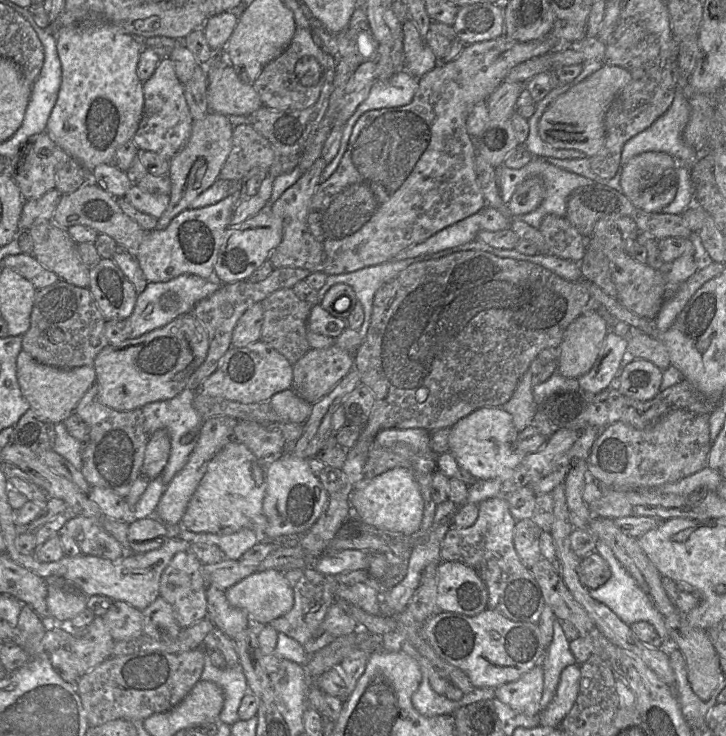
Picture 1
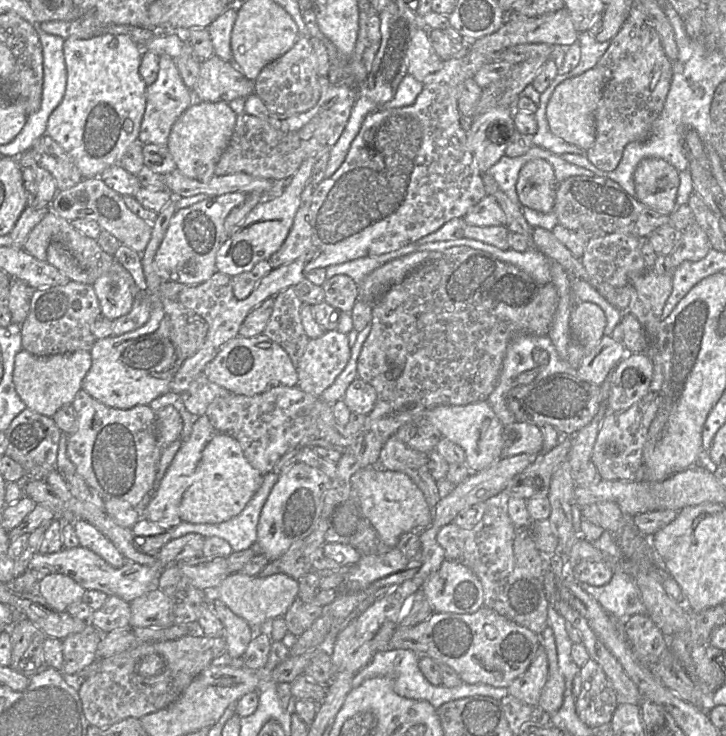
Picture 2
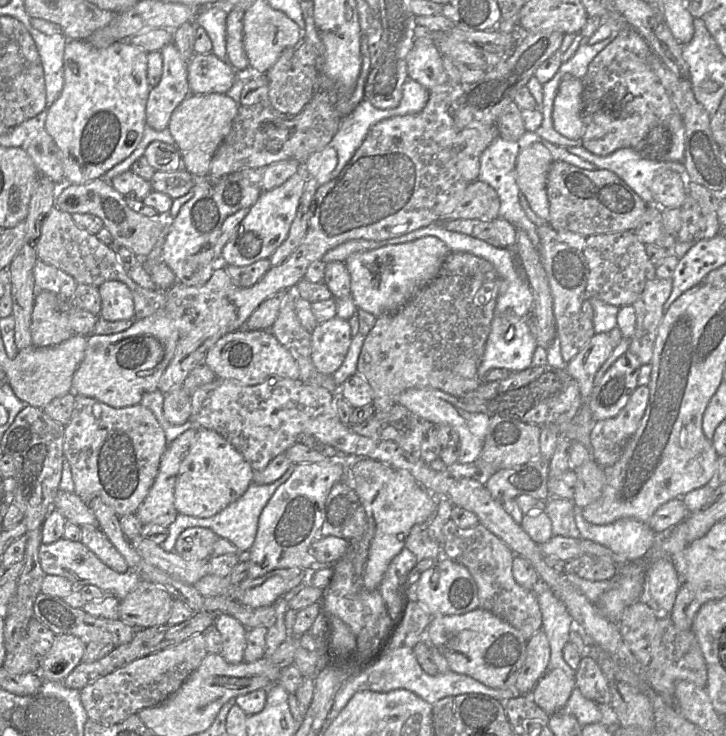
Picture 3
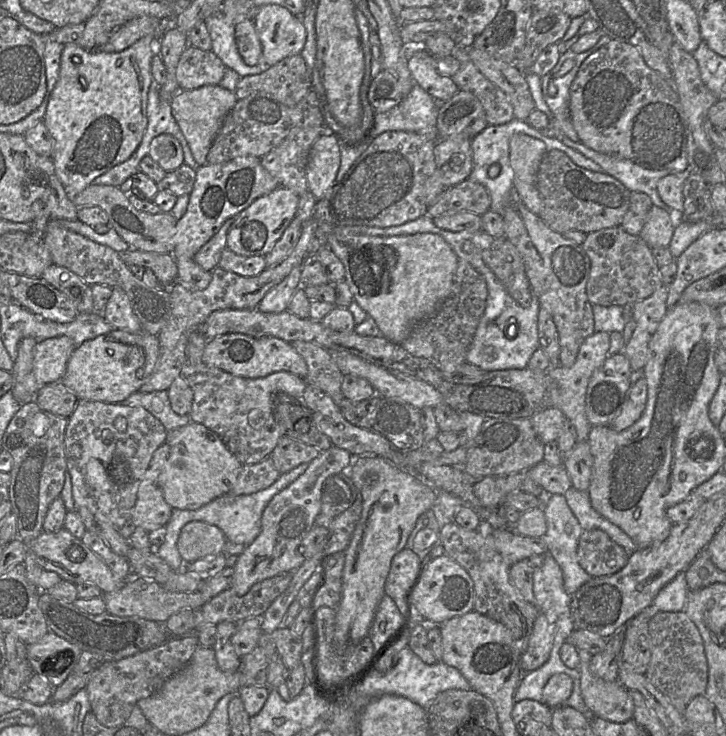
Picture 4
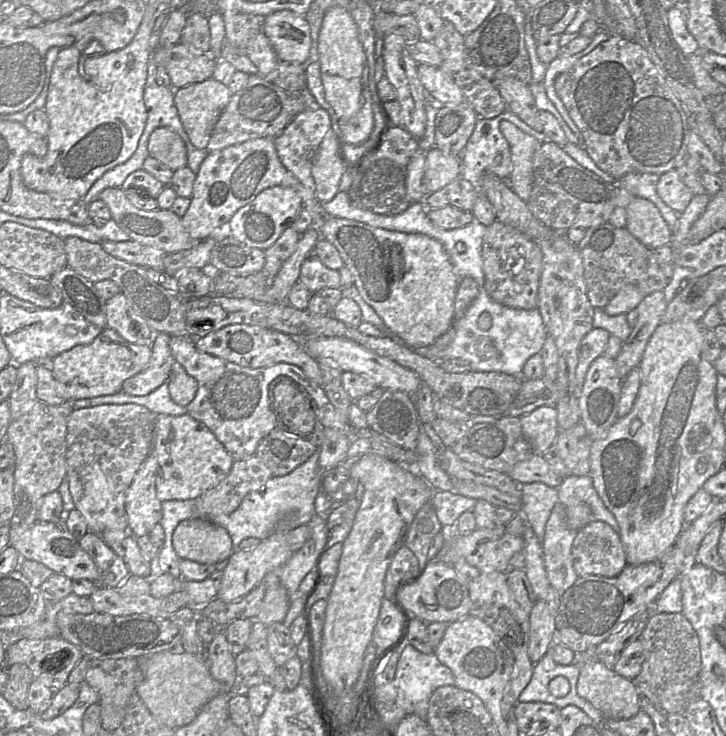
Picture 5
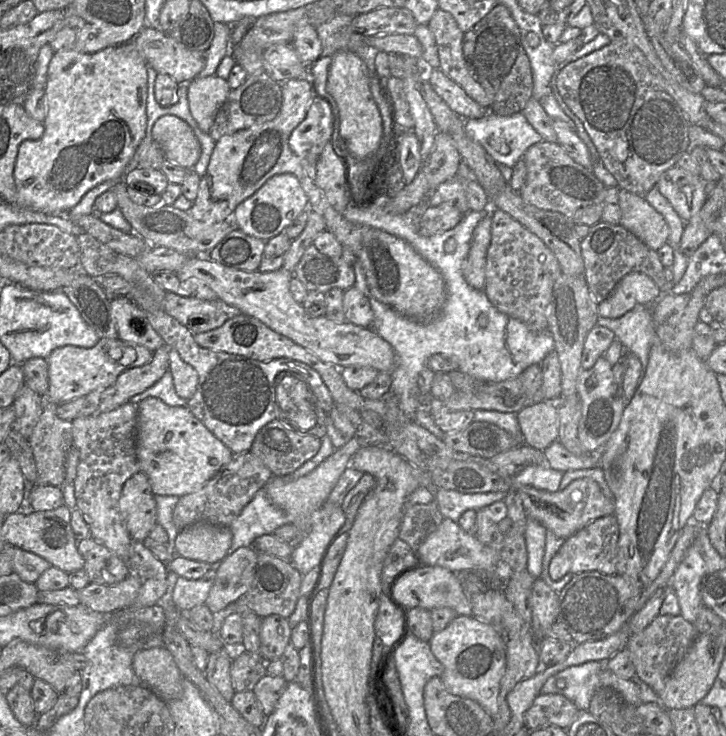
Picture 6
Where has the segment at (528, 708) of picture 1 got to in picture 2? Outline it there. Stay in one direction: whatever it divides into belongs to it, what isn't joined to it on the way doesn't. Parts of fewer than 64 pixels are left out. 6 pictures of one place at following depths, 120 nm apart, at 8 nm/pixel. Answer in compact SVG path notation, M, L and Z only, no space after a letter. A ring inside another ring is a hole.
M540 647L528 669L507 687L508 694L529 705L538 705L542 689L548 678L548 660Z

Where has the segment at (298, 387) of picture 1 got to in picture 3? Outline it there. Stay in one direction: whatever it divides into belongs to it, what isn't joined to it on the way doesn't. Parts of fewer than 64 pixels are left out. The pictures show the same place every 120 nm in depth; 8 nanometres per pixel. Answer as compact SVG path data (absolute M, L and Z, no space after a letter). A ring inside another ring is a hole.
M336 316L318 324L311 338L311 358L316 369L333 375L342 365L352 339L349 320Z

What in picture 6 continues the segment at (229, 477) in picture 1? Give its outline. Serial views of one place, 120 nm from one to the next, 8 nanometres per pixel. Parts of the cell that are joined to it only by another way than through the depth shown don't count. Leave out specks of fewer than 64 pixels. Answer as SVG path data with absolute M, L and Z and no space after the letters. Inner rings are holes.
M148 397L137 407L138 465L139 470L147 475L154 496L184 496L196 492L232 460L230 449L187 406L169 406L156 397Z

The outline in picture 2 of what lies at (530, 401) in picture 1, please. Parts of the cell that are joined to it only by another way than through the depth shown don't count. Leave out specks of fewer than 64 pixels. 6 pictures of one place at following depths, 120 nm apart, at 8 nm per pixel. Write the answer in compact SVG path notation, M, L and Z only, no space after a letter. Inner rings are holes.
M519 334L515 336L510 341L507 347L498 383L493 392L487 399L487 402L490 404L494 413L504 426L516 422L515 416L510 412L510 410L506 405L506 396L509 390L514 386L515 378L519 374L532 370L537 366L540 366L541 370L545 368L546 375L551 375L555 373L567 373L571 375L577 375L577 369L573 368L567 360L562 360L559 357L553 342L548 336L536 336L530 334ZM534 349L539 349L539 350L544 349L548 352L549 362L547 365L539 365L538 363L535 362L535 360L533 359Z

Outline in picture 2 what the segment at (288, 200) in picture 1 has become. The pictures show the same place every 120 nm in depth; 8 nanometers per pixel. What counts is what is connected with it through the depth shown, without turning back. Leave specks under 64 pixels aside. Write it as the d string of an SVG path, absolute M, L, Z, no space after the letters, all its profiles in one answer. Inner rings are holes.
M308 182L303 189L291 230L280 249L269 260L273 268L293 262L311 248L310 207L315 188Z

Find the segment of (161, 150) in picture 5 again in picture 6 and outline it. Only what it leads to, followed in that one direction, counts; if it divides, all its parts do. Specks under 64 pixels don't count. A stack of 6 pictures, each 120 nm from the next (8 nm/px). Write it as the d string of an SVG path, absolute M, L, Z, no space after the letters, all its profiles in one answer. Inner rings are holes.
M164 115L154 123L152 139L162 149L166 160L186 170L192 170L200 158L201 146L192 128L174 115Z

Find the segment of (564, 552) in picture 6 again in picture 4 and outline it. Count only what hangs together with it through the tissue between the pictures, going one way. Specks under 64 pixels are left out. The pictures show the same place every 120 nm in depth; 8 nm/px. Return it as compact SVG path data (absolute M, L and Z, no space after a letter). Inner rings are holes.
M599 529L583 530L578 540L578 563L592 577L618 572L626 565L629 554Z

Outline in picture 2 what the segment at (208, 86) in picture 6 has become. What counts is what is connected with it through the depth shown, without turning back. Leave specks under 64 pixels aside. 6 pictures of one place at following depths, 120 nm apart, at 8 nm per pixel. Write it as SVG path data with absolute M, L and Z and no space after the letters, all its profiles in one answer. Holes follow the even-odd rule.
M195 100L173 124L168 137L168 149L176 169L184 176L208 182L221 155L233 134L237 115L226 102L203 102Z

